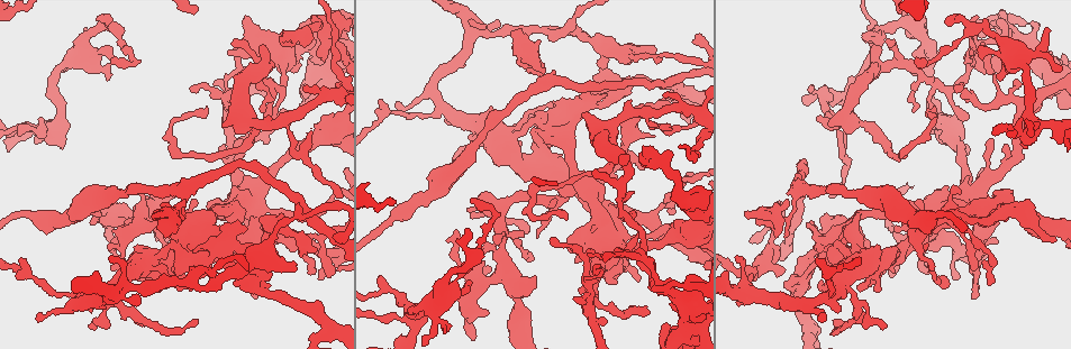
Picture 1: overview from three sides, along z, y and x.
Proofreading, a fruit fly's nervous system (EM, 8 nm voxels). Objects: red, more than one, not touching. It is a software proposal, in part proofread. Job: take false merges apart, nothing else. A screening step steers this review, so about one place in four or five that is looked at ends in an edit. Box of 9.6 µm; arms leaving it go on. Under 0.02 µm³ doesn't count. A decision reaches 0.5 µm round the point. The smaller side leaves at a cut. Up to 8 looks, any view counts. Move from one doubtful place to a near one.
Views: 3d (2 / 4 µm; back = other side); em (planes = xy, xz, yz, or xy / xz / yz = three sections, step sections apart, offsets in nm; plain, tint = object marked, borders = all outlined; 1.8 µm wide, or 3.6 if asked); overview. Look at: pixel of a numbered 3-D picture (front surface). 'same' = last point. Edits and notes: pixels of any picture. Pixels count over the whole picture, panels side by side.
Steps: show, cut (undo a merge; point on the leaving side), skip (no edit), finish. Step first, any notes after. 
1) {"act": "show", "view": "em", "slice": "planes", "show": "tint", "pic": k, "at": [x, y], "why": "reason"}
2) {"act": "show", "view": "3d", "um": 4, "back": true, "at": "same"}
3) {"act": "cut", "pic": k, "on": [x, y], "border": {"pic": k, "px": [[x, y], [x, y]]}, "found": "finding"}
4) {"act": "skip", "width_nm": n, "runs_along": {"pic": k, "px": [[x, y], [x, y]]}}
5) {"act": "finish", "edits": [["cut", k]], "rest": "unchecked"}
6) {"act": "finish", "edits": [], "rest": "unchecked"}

{"act": "show", "view": "em", "slice": "planes", "show": "plain", "pic": 1, "at": [688, 288], "why": "three arms meet"}

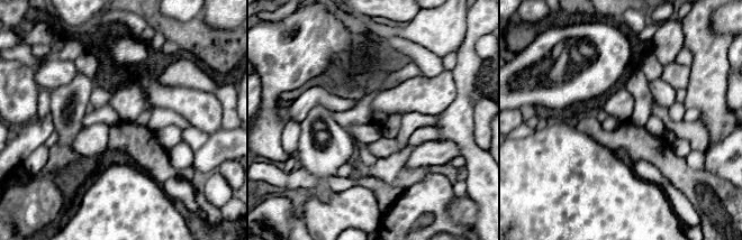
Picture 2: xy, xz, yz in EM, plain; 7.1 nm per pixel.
{"act": "show", "view": "em", "slice": "planes", "show": "borders", "at": "same"}

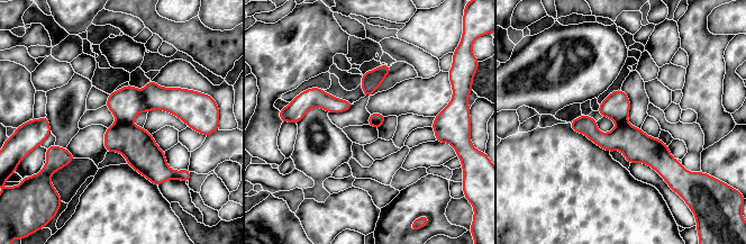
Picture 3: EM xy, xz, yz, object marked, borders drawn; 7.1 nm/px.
{"act": "cut", "pic": 3, "on": [137, 145], "width_nm": 100, "part_leaving": {"pic": 3, "px": [[573, 124], [673, 163]]}, "found": "a second cell is stuck on"}

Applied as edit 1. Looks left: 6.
{"act": "show", "view": "overview", "why": "see it whole again"}

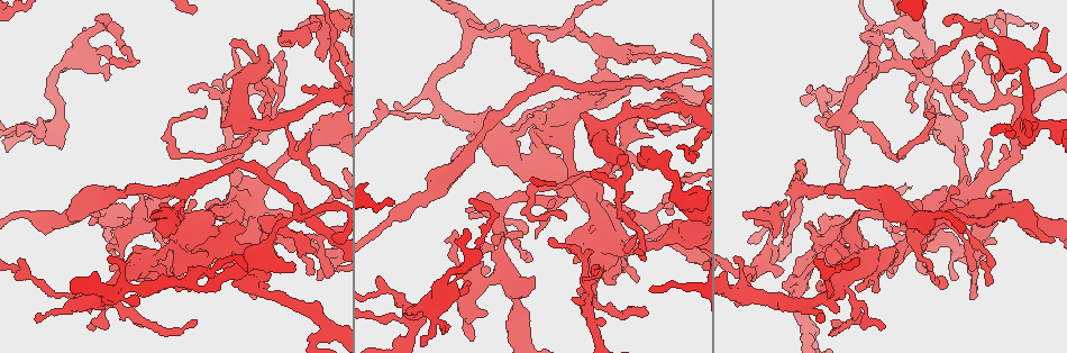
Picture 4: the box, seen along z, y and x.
{"act": "show", "view": "3d", "um": 4, "pic": 4, "at": [324, 34], "why": "branch point"}

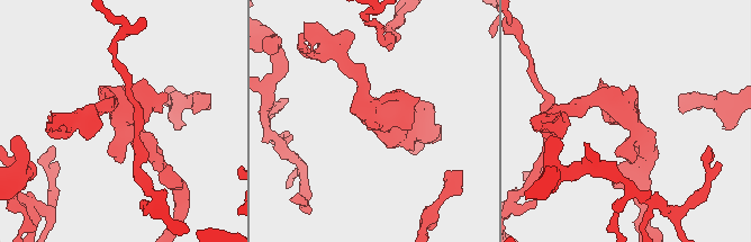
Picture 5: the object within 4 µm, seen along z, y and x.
{"act": "show", "view": "em", "slice": "planes", "show": "tint", "pic": 5, "at": [125, 114], "why": "shape alone is not enough"}

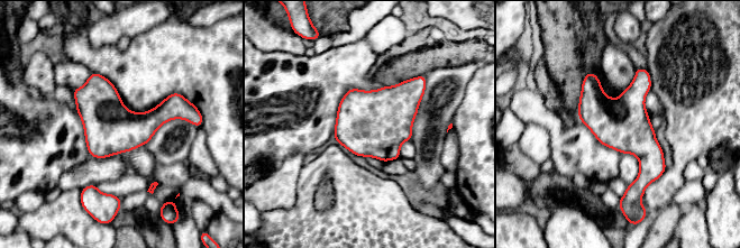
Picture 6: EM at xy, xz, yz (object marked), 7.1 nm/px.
{"act": "skip", "found": "continuous, no second cell"}

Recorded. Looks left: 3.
{"act": "show", "view": "3d", "um": 4, "back": true, "pic": 4, "at": [640, 236], "why": "abrupt turn"}

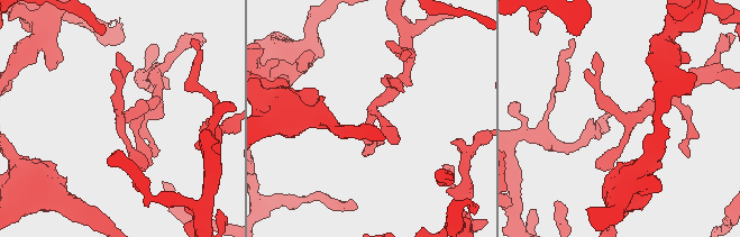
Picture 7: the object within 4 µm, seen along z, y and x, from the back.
{"act": "show", "view": "em", "slice": "planes", "show": "plain", "pic": 7, "at": [624, 117]}

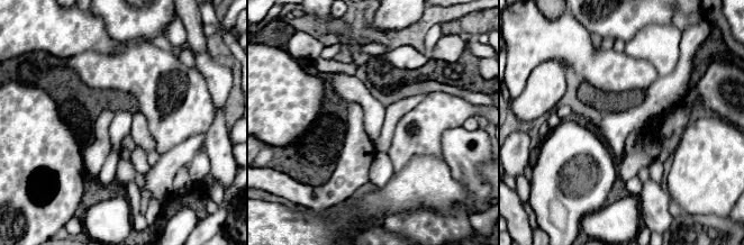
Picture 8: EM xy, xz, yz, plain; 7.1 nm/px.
{"act": "show", "view": "em", "slice": "planes", "show": "tint", "at": "same"}

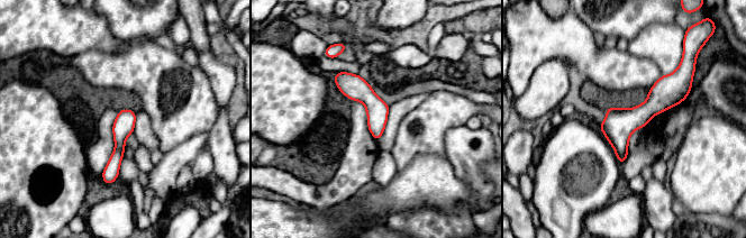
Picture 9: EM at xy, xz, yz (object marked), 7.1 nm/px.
{"act": "skip", "runs_along": {"pic": 9, "px": [[685, 84], [621, 134], [621, 159]]}, "found": "continuous, no second cell"}

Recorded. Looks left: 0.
{"act": "finish", "edits": [["cut", 3]], "rest": "unchecked"}

